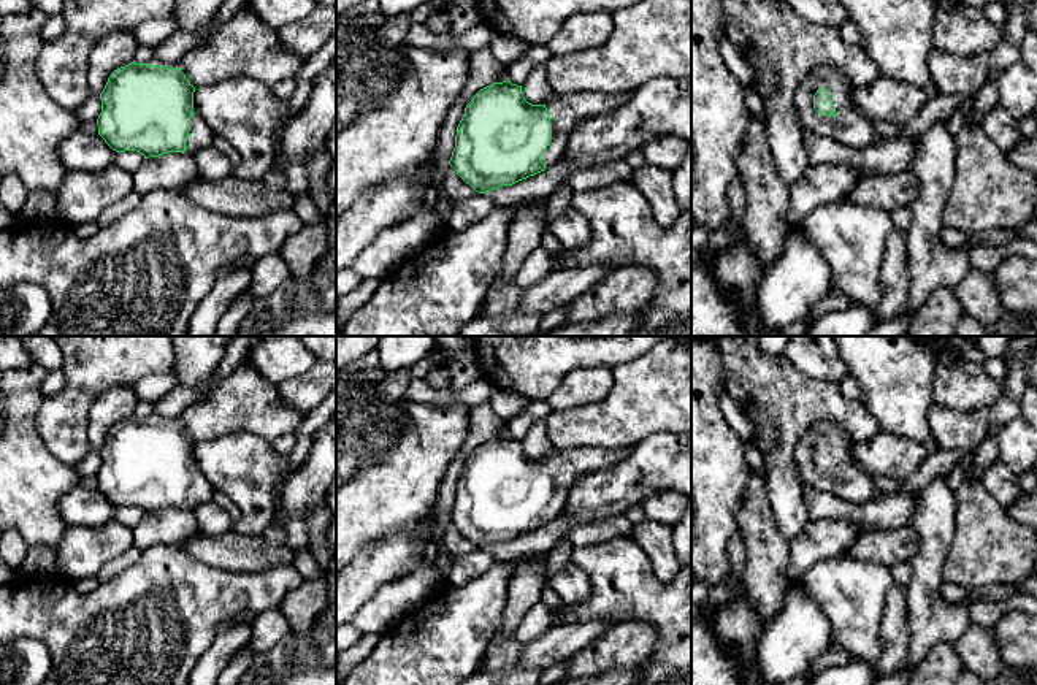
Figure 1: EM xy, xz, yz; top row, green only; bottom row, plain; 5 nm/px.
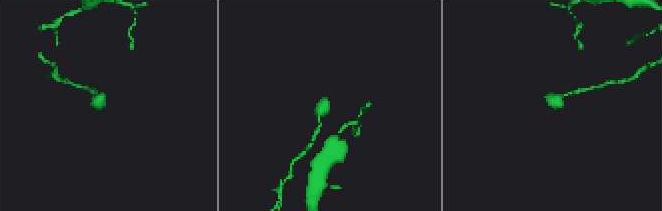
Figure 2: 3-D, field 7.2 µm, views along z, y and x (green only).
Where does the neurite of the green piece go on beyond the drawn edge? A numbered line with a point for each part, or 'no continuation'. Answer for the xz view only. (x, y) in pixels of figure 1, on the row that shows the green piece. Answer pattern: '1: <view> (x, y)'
1: xz (565, 110)

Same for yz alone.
1: yz (852, 129)

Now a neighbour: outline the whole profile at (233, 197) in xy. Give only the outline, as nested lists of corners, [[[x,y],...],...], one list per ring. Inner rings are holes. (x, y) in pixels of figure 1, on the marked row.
[[[227,176],[211,182],[198,178],[181,192],[195,205],[230,217],[260,217],[281,209],[292,209],[295,193],[270,189],[263,181]]]

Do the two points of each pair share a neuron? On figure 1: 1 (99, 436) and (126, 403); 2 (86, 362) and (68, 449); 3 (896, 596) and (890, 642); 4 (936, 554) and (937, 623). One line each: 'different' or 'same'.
1: same
2: same
3: same
4: same

